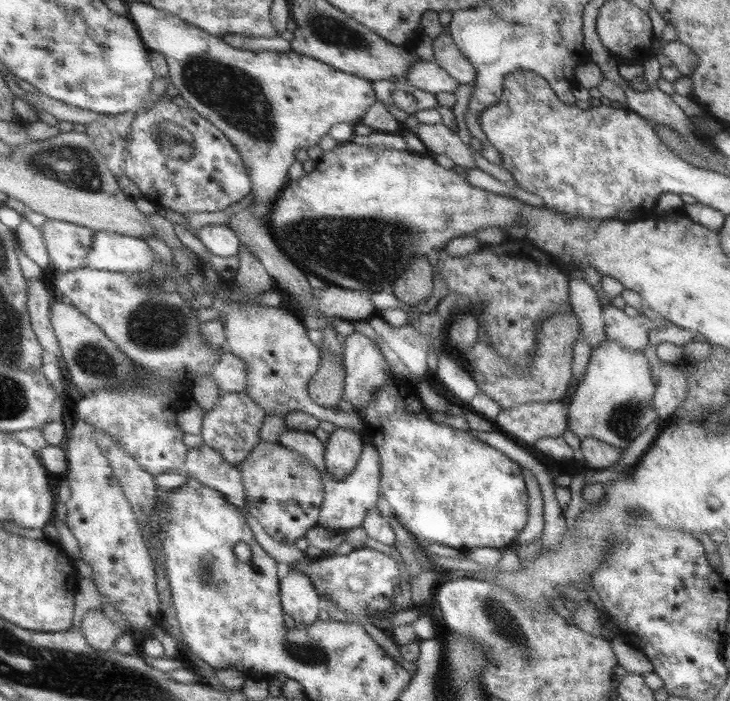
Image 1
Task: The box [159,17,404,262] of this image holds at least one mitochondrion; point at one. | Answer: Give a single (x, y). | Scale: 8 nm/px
(235, 96)

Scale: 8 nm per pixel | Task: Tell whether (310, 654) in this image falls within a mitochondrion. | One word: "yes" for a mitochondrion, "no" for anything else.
yes

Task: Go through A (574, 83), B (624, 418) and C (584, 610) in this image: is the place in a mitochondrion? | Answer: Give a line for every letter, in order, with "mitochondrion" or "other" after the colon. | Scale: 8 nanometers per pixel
A: other
B: mitochondrion
C: other

